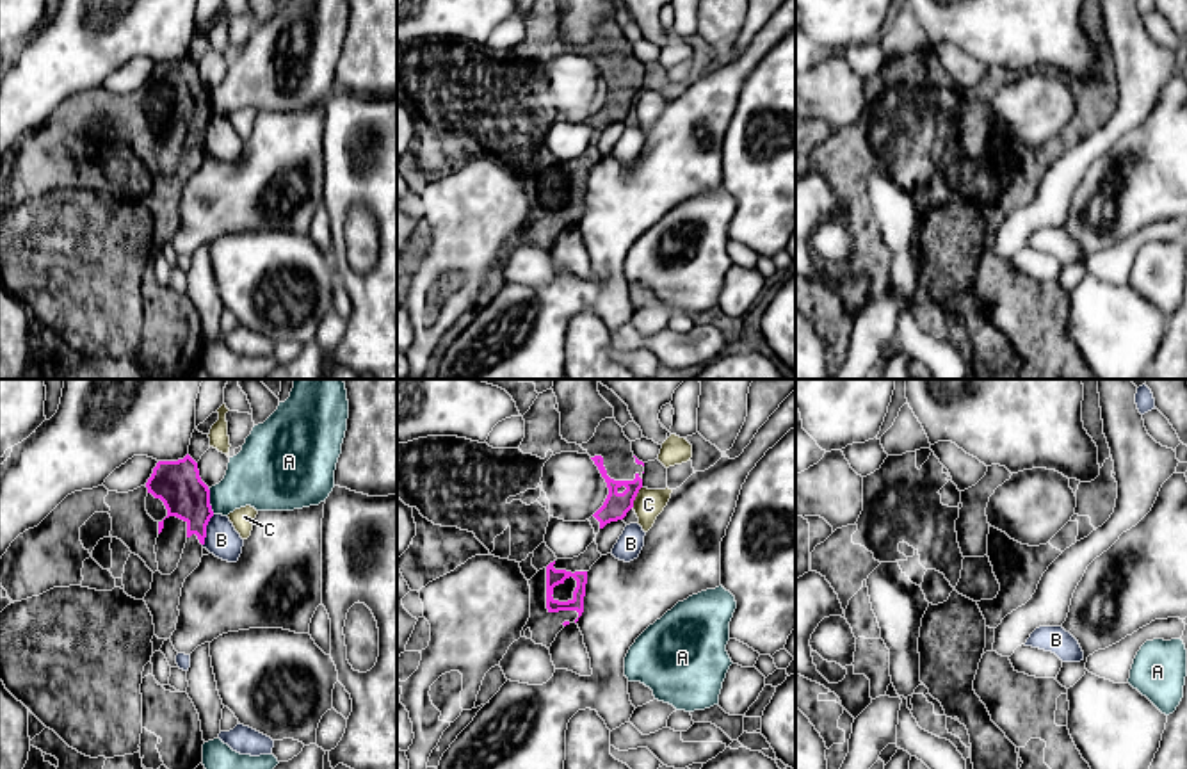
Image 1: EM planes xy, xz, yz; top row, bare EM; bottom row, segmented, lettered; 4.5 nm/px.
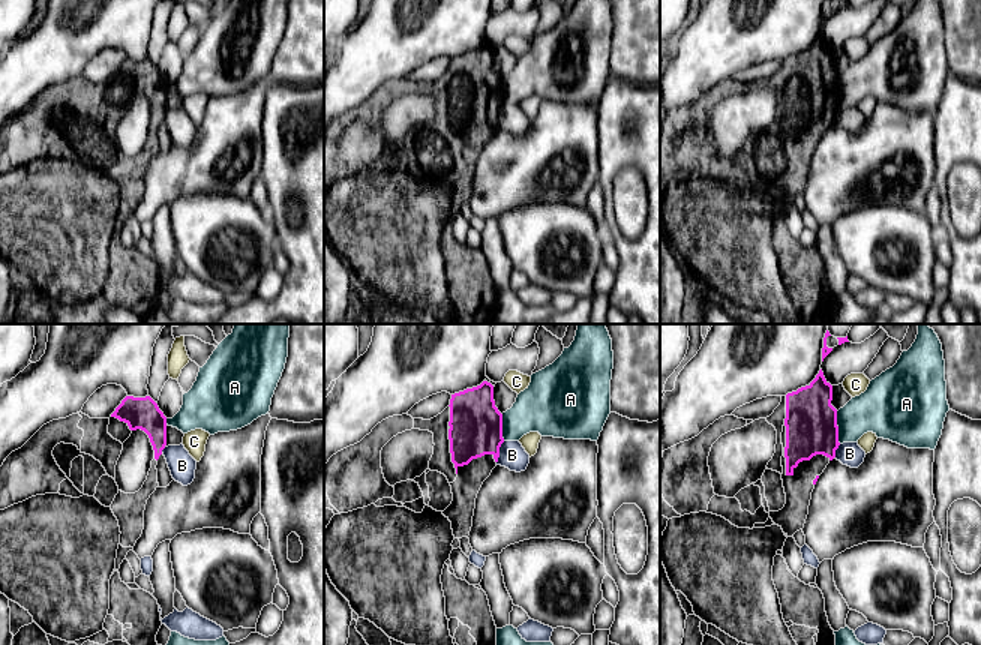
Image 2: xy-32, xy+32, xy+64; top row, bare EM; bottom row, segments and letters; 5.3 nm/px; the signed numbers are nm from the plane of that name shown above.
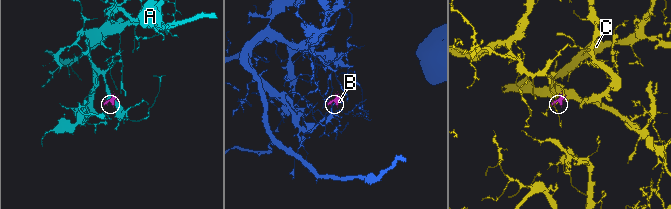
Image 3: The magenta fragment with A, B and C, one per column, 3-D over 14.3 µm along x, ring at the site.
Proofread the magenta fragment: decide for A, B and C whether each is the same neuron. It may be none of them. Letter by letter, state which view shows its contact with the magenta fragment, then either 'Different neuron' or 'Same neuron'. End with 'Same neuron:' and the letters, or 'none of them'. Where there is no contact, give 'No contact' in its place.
A: Touches magenta in xy. Different neuron
B: Touches magenta in xy. Different neuron
C: Touches magenta in xz. Different neuron
Same neuron: none of them

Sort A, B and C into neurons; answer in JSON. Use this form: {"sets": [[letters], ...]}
{"sets": [["A"], ["B"], ["C"]]}

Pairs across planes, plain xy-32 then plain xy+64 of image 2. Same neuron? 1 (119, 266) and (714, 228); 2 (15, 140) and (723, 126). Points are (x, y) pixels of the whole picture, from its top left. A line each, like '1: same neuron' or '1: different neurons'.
1: same neuron
2: different neurons

